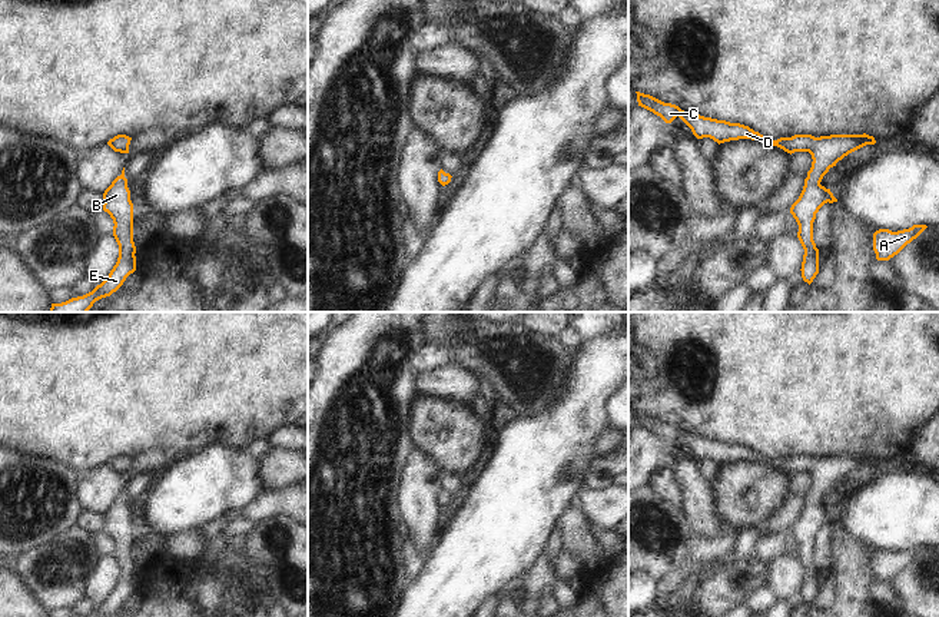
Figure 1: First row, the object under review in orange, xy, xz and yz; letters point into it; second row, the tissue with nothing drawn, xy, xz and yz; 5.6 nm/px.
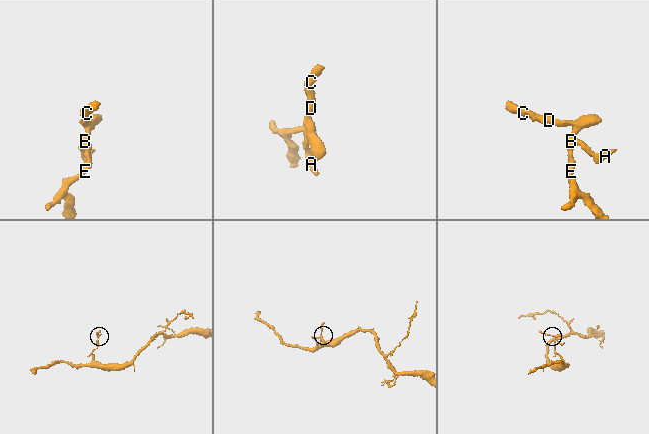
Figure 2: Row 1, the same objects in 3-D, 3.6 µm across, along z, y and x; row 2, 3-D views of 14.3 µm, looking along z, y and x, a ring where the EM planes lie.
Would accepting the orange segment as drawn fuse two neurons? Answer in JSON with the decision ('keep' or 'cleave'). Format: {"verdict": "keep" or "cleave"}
{"verdict": "keep"}

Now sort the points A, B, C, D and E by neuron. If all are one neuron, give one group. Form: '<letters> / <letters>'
A B C D E

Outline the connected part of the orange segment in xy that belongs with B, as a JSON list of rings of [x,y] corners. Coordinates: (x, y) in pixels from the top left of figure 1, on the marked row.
[[[125,167],[103,193],[103,210],[113,219],[113,236],[119,245],[119,258],[109,276],[92,292],[62,303],[52,303],[50,312],[87,312],[93,303],[116,292],[126,278],[136,271],[136,246],[133,242],[133,203]]]

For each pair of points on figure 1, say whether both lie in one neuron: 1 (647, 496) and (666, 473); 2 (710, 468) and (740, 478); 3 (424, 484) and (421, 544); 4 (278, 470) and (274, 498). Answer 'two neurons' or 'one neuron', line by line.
1: two neurons
2: two neurons
3: one neuron
4: two neurons

